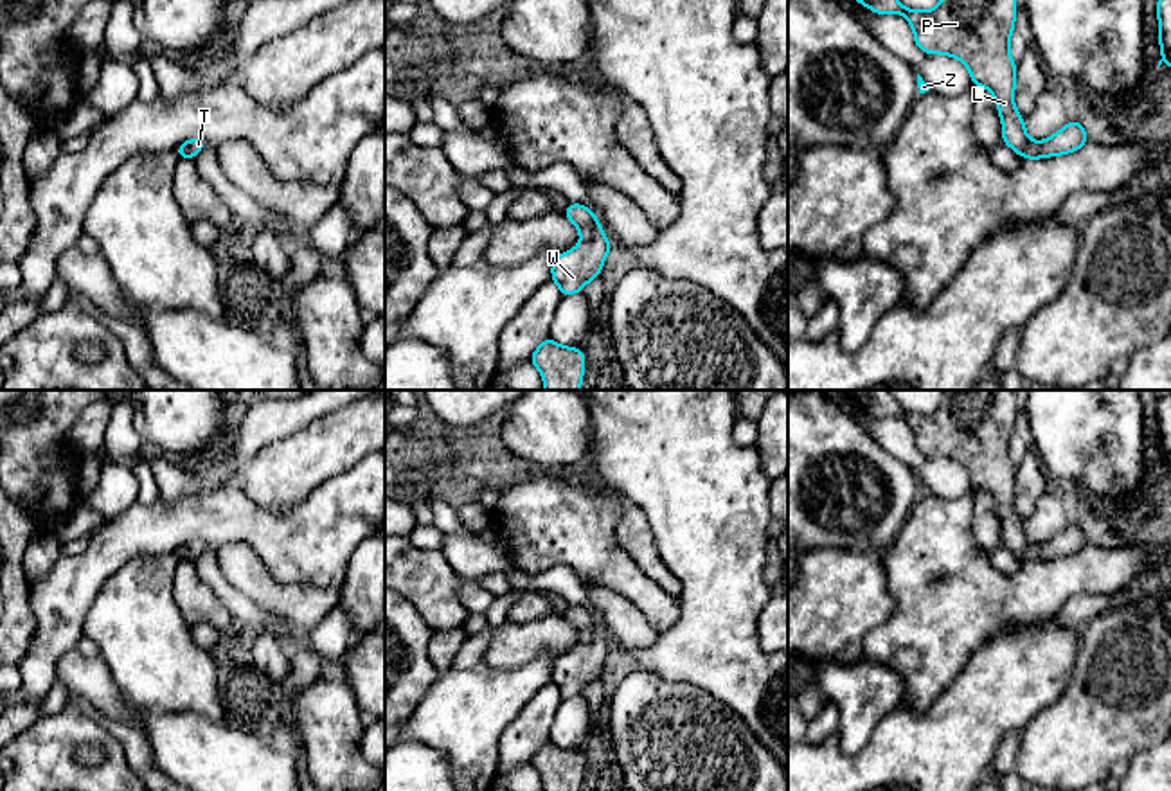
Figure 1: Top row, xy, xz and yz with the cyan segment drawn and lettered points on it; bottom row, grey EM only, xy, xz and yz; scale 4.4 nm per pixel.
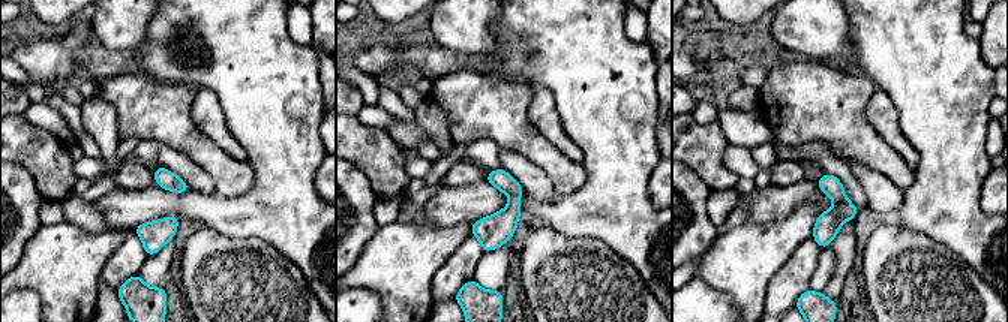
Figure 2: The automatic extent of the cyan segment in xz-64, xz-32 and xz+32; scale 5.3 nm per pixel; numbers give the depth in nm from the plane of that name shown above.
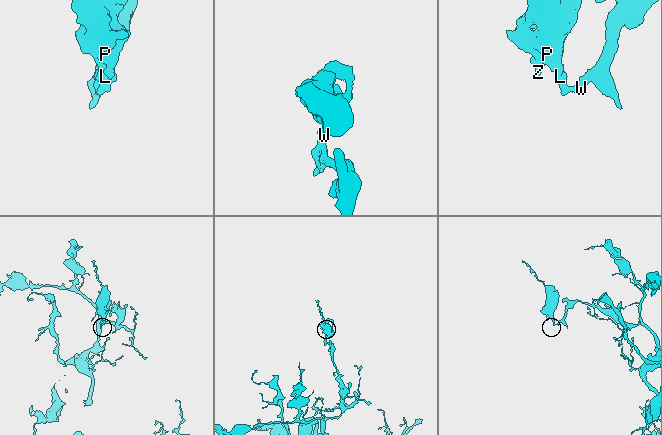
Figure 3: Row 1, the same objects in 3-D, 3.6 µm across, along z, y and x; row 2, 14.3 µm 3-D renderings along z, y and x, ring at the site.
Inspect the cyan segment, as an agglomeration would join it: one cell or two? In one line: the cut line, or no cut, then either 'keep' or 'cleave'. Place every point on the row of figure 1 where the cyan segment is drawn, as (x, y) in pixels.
cut none; keep

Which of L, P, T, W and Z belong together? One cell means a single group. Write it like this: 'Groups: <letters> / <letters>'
Groups: L P T W Z

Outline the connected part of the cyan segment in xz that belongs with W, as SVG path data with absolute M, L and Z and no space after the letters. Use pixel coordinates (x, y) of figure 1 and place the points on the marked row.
M568 203L563 216L576 225L581 241L576 248L552 259L550 275L561 295L570 297L581 293L592 279L601 275L612 244L601 230L601 221L586 205Z

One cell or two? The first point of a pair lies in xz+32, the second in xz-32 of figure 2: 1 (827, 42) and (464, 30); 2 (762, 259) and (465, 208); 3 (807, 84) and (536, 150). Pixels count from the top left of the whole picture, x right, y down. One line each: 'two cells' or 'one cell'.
1: one cell
2: two cells
3: one cell

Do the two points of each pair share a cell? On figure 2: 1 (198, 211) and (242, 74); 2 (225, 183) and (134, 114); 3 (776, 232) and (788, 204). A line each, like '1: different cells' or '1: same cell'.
1: same cell
2: same cell
3: different cells

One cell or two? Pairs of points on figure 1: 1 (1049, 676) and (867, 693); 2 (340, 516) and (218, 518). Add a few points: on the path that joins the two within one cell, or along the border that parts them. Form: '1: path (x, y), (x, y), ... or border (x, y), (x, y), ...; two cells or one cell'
1: border (900, 703), (871, 734); two cells
2: path (310, 524), (249, 524); one cell

